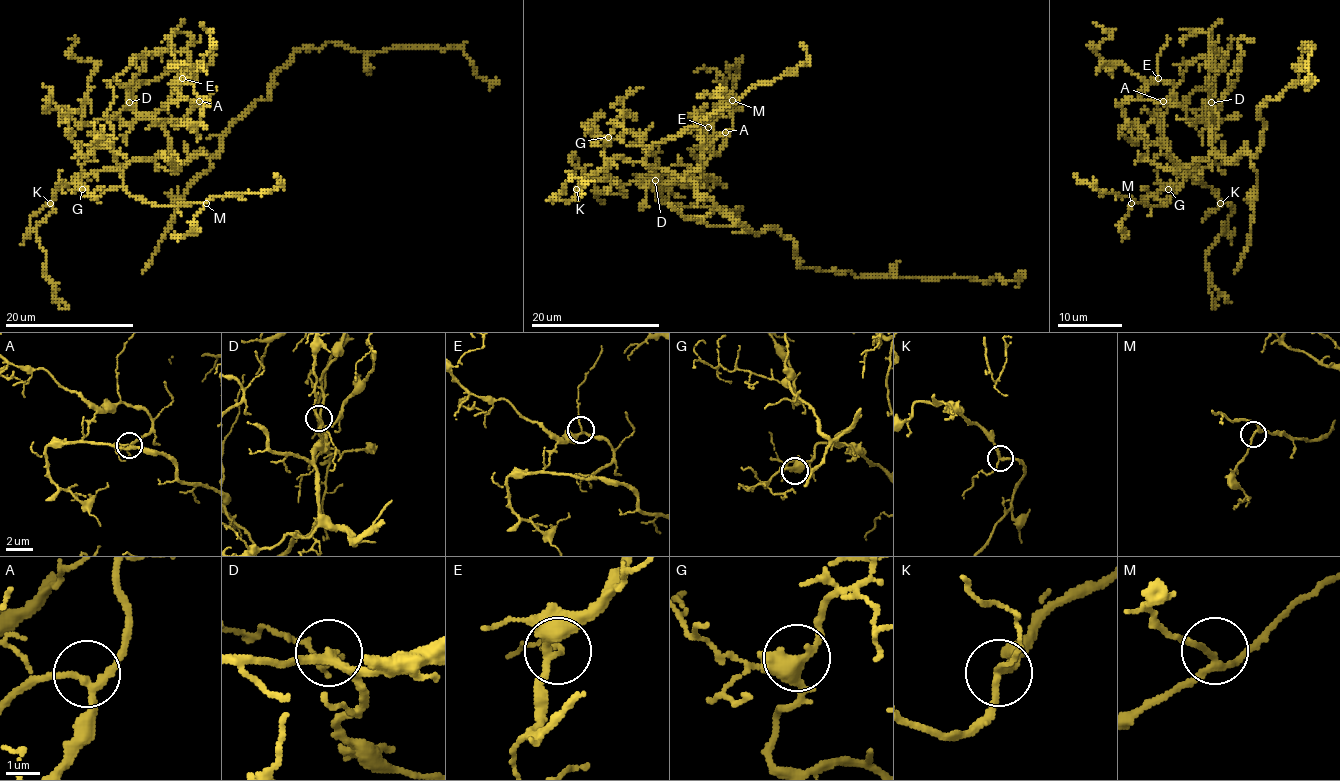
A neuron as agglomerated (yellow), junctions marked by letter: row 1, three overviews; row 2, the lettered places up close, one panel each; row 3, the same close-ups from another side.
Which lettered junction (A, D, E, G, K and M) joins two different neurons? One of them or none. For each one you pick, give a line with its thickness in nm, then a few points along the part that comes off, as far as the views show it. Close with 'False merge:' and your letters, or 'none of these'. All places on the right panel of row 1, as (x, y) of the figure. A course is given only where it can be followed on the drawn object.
False merge: none of these

